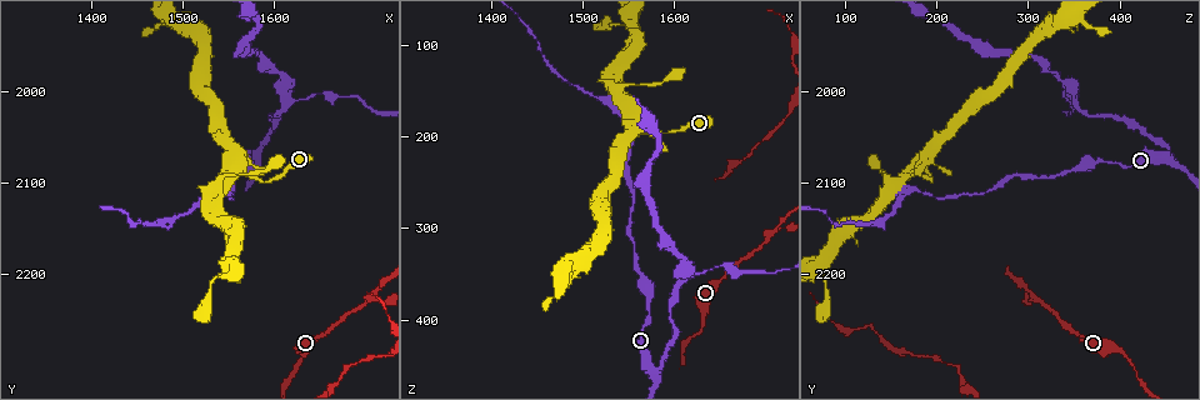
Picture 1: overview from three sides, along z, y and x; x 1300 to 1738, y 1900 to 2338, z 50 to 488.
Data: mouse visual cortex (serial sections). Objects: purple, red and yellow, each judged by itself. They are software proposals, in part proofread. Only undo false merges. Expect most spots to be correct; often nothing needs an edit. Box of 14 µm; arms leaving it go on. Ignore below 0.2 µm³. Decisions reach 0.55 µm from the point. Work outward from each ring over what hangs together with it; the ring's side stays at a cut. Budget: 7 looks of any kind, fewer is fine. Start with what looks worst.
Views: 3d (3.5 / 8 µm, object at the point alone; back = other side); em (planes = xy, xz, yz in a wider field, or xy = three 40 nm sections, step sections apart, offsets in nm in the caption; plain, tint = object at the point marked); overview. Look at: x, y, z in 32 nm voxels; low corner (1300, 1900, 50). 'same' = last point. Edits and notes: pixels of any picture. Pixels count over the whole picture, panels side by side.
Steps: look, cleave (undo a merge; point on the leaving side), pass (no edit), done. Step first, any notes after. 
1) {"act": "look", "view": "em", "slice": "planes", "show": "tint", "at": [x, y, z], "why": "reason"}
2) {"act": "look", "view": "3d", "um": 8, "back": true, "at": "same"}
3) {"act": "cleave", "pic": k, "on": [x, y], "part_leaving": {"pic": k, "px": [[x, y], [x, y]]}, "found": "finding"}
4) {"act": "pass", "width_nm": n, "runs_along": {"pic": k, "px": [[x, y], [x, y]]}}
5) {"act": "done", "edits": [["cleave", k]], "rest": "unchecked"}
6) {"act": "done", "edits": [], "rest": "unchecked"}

{"act": "look", "view": "3d", "um": 3.5, "back": true, "at": [1710, 2225, 305], "why": "side arm on a straight run"}

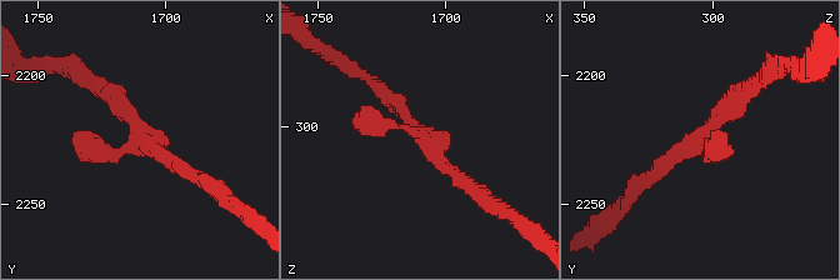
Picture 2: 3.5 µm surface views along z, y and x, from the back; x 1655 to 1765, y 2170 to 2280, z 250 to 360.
{"act": "look", "view": "em", "slice": "planes", "show": "tint", "at": [1709, 2224, 305], "arms": 3, "arm_widths_nm": [200, 200, 250]}

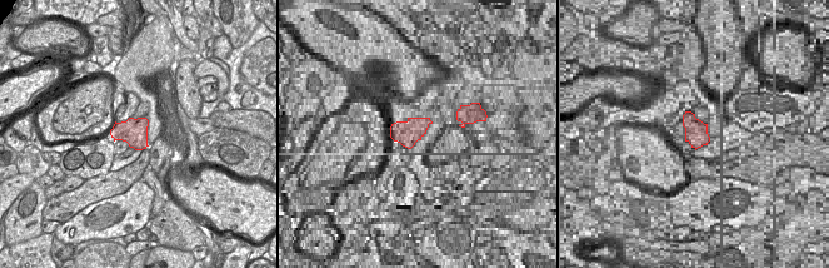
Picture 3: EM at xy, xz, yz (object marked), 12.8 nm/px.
{"act": "pass", "width_nm": 360, "runs_along": {"pic": 2, "px": [[473, 189], [438, 160], [376, 86]]}, "found": "one cell here"}

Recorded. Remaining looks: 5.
{"act": "look", "view": "3d", "um": 3.5, "at": [1575, 2070, 455], "why": "three arms meet"}

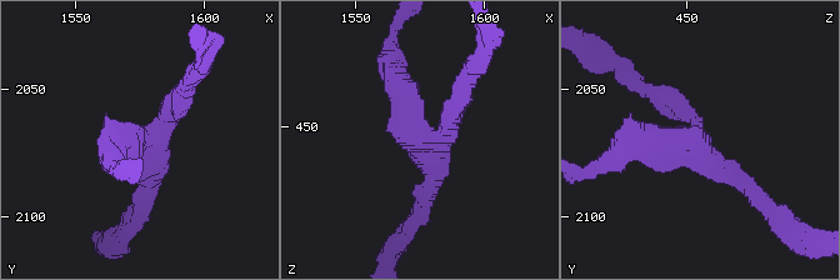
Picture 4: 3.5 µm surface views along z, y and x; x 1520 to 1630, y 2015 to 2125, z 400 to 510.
{"act": "look", "view": "em", "slice": "planes", "show": "tint", "at": [1577, 2070, 453], "arms": 3, "arm_widths_nm": [250, 250, 300]}

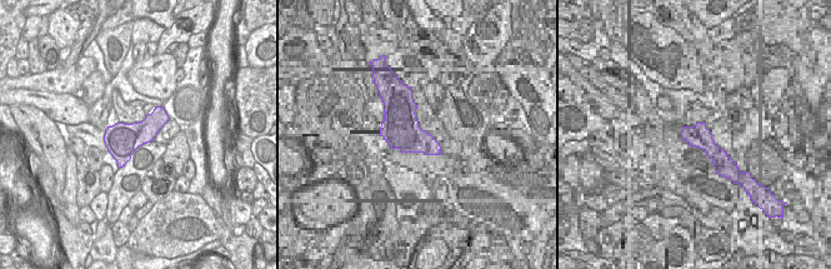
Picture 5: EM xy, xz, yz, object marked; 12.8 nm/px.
{"act": "pass", "runs_along": {"pic": 4, "px": [[109, 155], [183, 90]]}, "found": "all the same cell"}

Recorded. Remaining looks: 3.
{"act": "look", "view": "3d", "um": 3.5, "at": [1610, 2015, 355], "why": "small branch off a trunk"}

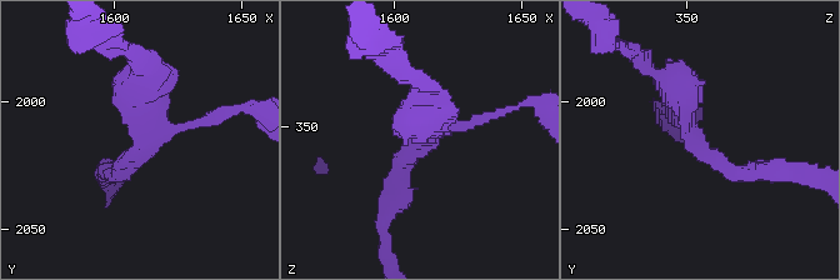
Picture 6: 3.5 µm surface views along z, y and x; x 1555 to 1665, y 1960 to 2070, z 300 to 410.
{"act": "pass", "arm_widths_nm": [150, 250, 400], "runs_along": {"pic": 6, "px": [[755, 170], [704, 154], [653, 74]]}, "found": "one cell here"}

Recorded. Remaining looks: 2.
{"act": "done", "edits": [], "rest": "unchecked"}

